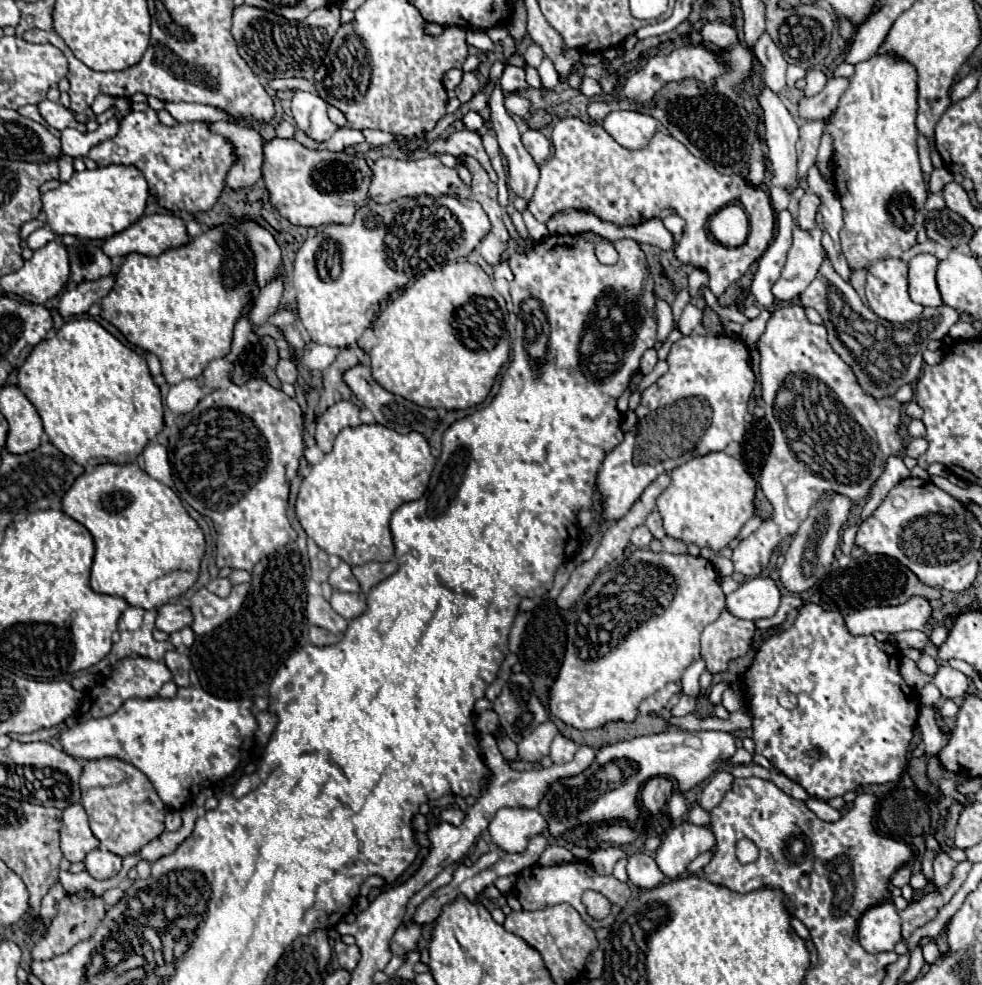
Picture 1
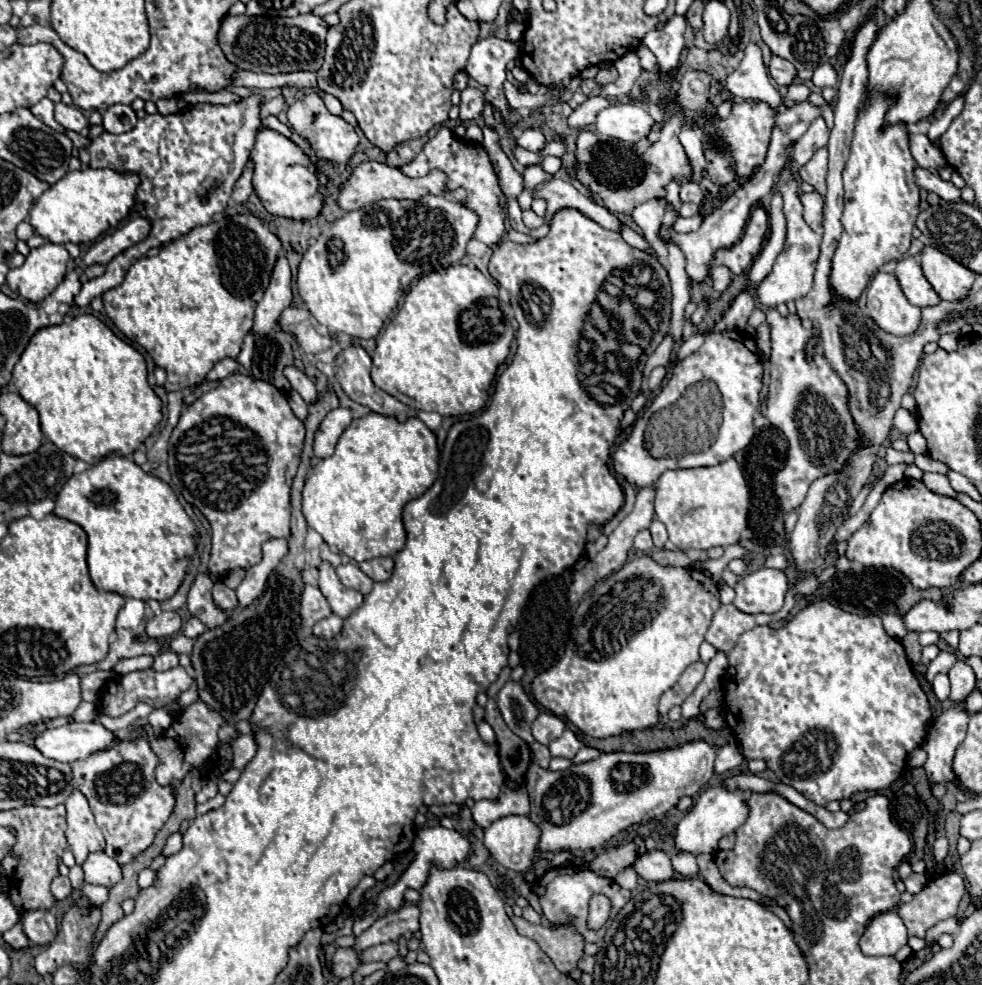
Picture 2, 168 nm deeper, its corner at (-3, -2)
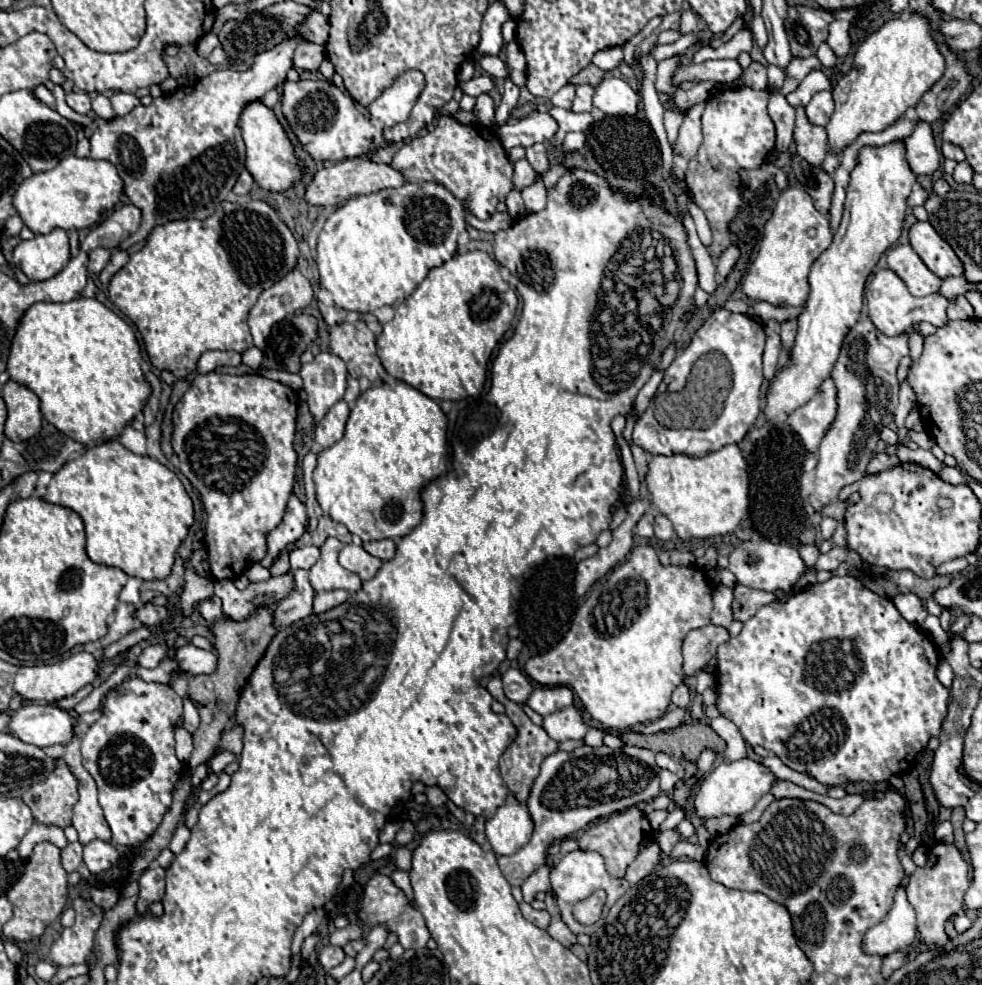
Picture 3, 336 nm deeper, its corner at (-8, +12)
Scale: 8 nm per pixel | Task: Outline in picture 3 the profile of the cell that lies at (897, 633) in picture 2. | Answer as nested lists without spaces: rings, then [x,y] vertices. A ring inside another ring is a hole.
[[[897,594],[897,598],[893,598],[893,604],[897,606],[897,610],[907,622],[917,624],[917,626],[921,626],[929,614],[925,604],[915,594]]]

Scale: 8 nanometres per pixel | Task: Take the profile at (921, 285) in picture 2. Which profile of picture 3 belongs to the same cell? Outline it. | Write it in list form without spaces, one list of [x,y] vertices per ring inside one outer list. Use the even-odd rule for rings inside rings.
[[[899,244],[887,252],[887,268],[893,270],[907,284],[913,296],[939,292],[941,278],[923,264],[923,260],[909,244]]]

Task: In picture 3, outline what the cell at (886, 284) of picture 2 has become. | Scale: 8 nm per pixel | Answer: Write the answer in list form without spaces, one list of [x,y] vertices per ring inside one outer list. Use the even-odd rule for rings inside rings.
[[[889,268],[879,270],[873,276],[873,280],[869,282],[869,286],[865,290],[865,298],[867,298],[867,308],[869,308],[867,316],[877,326],[877,330],[885,336],[903,334],[907,328],[911,328],[911,324],[923,322],[923,320],[931,322],[933,326],[945,326],[947,324],[945,308],[949,302],[945,296],[941,296],[937,292],[937,294],[929,294],[925,297],[915,297],[907,290],[905,282],[895,272],[891,272]]]

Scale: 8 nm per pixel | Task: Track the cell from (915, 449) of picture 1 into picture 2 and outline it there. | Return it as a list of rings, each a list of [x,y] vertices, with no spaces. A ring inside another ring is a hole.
[[[894,448],[886,450],[886,462],[888,464],[912,464],[914,462],[914,452],[896,452]]]

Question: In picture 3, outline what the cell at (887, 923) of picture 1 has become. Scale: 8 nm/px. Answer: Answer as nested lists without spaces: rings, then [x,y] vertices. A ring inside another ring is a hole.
[[[901,886],[895,894],[895,902],[887,918],[867,930],[863,938],[863,952],[883,958],[897,950],[901,952],[907,950],[915,938],[917,938],[915,910],[905,896],[905,888]]]

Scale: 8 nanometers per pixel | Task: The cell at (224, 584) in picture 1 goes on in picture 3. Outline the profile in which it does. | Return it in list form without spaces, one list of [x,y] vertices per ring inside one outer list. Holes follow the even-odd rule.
[[[291,574],[249,584],[245,590],[237,590],[231,580],[215,582],[215,594],[223,600],[223,614],[237,622],[249,618],[259,606],[275,606],[281,598],[287,598],[291,592],[293,592]]]

